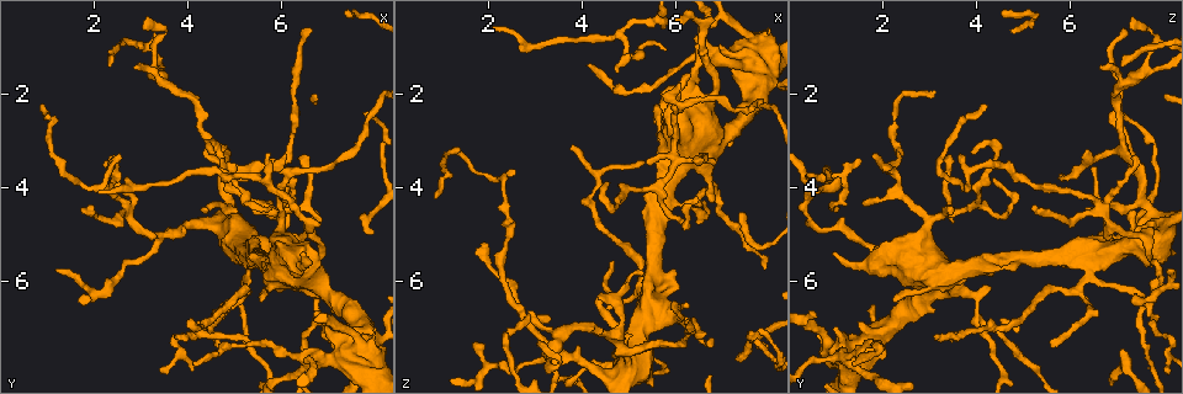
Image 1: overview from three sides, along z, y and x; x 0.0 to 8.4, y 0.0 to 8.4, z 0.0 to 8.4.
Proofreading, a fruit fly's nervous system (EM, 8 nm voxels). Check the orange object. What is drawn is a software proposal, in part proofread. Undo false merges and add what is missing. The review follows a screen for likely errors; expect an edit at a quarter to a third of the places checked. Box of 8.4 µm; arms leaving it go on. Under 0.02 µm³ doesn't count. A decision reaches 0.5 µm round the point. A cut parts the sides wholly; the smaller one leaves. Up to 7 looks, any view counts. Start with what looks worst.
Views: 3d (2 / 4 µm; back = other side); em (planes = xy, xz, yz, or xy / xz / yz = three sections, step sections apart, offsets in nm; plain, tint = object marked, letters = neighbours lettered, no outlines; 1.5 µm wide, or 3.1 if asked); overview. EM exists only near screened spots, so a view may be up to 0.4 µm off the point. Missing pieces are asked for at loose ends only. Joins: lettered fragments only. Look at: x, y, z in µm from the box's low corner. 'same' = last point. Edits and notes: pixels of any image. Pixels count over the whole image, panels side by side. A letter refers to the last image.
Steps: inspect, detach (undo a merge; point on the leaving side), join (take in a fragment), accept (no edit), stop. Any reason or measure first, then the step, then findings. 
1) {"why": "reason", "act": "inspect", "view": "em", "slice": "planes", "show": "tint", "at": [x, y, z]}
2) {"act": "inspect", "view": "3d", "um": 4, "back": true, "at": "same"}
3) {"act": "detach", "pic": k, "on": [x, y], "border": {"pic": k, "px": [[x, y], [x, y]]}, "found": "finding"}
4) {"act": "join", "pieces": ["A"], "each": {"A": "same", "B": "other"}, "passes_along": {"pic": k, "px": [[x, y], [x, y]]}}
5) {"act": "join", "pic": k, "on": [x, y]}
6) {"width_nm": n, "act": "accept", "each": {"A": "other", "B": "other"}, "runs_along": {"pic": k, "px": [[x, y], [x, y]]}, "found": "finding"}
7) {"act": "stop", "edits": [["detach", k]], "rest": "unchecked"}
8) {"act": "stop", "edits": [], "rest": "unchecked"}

{"why": "end of a long branch", "act": "inspect", "view": "em", "slice": "planes", "show": "letters", "at": [0.85, 2.25, 4.10]}

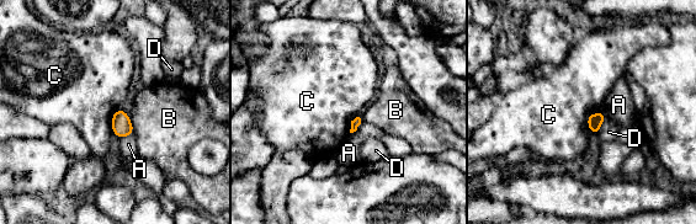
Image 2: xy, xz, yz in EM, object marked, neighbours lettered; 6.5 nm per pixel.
{"longest_contact_nm": ["C", 170], "act": "accept", "each": {"A": "other", "B": "other", "C": "other", "D": "other"}, "found": "no lettered fragment goes on from it"}

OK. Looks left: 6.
{"why": "long arm stops here", "act": "inspect", "view": "em", "slice": "xz", "step": 4, "show": "plain", "at": [6.55, 0.65, 7.15]}

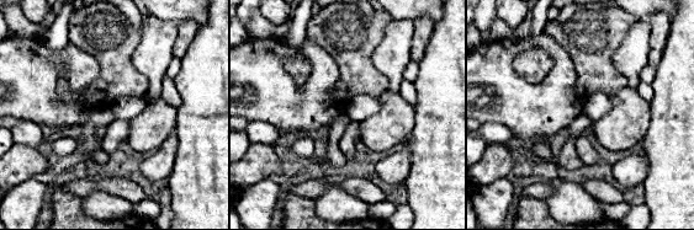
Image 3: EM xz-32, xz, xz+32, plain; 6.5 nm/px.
{"why": "what lies round it", "act": "inspect", "view": "em", "slice": "xz", "step": 4, "show": "letters", "at": "same"}

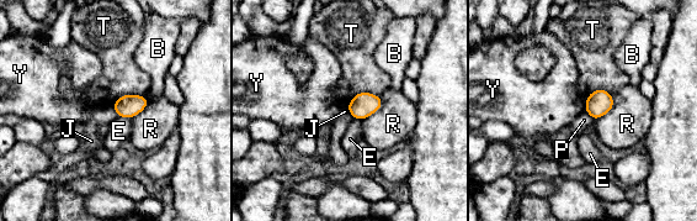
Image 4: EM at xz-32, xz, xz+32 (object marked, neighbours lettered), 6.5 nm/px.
{"longest_contact_nm": ["T", 220], "act": "accept", "each": {"B": "other", "E": "other", "J": "other", "P": "other", "R": "other", "T": "other", "Y": "other"}, "border": {"pic": 4, "px": [[117, 115], [131, 119]]}, "found": "no lettered fragment goes on from it"}

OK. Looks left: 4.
{"why": "a narrow waist", "act": "inspect", "view": "em", "slice": "planes", "show": "plain", "at": [6.20, 2.90, 7.20]}

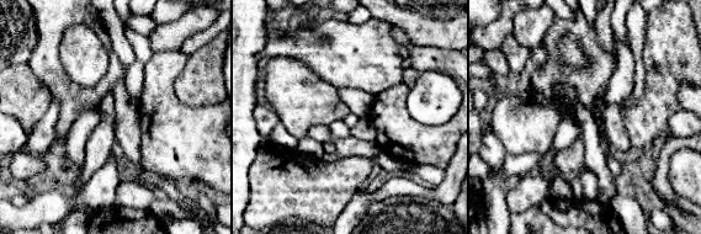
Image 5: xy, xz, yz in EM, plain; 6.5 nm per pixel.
{"act": "inspect", "view": "em", "slice": "planes", "show": "letters", "at": "same"}

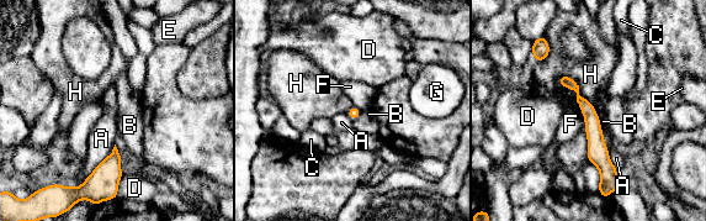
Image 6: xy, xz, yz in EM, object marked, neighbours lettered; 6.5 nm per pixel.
{"longest_contact_nm": ["A", 360], "act": "accept", "each": {"A": "other", "B": "other", "C": "other", "D": "other", "E": "other", "F": "other", "G": "other", "H": "other"}, "runs_along": {"pic": 6, "px": [[563, 78], [589, 111], [603, 183]]}, "found": "all the same cell"}

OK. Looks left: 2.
{"act": "stop", "edits": [], "rest": "unchecked"}

